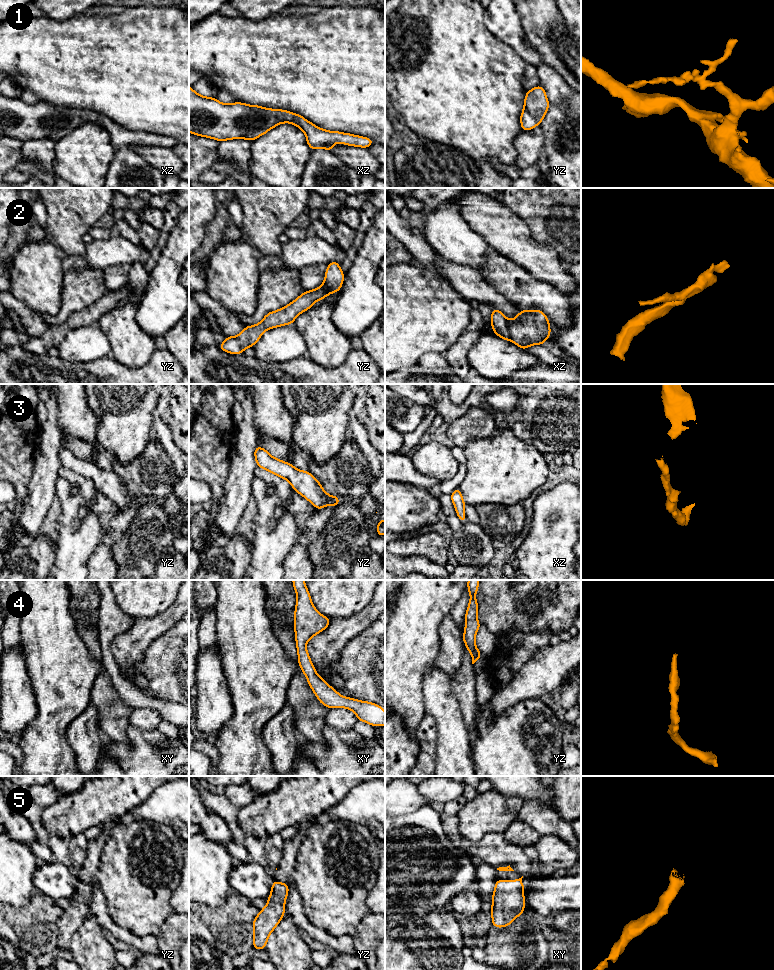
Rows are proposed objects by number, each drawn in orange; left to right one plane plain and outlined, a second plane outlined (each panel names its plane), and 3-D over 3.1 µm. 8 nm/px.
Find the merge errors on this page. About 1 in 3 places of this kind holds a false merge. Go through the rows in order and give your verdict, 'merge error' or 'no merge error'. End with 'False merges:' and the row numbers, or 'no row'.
1: no merge error
2: merge error
3: no merge error
4: no merge error
5: no merge error
False merges: 2

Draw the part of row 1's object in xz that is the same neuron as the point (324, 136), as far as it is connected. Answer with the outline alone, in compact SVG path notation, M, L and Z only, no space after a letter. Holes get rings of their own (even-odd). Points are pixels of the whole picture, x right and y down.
M189 86L189 133L208 137L219 142L230 139L247 139L251 142L281 123L291 123L306 135L311 150L327 149L332 152L334 143L368 148L374 141L339 131L317 127L303 116L281 109L270 109L242 102L224 104L216 98L197 94Z

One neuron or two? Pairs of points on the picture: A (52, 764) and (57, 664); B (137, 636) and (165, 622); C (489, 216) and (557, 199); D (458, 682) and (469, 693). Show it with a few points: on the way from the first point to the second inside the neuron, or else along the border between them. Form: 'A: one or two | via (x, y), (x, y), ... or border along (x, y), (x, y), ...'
A: one | via (47, 739), (47, 713), (53, 707), (53, 689)
B: one | via (144, 631), (158, 625)
C: two | border along (502, 201), (528, 227)
D: one | via (461, 685), (466, 690)

